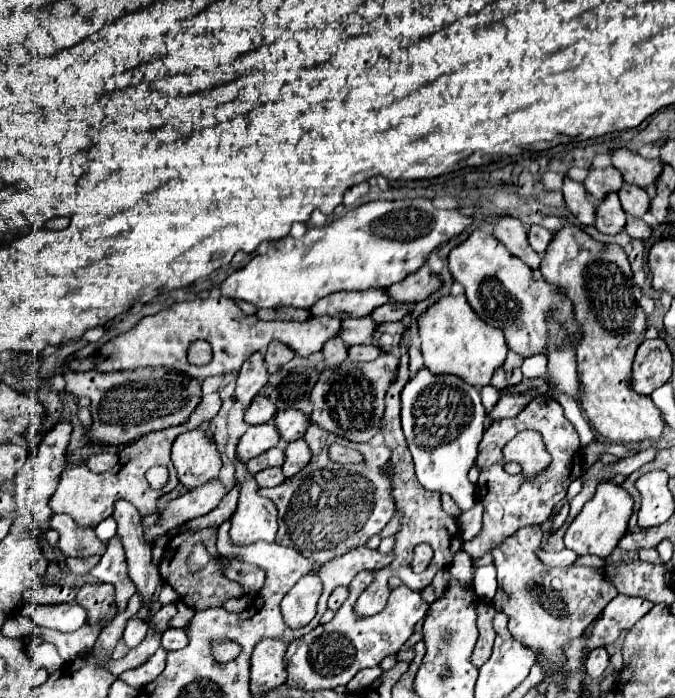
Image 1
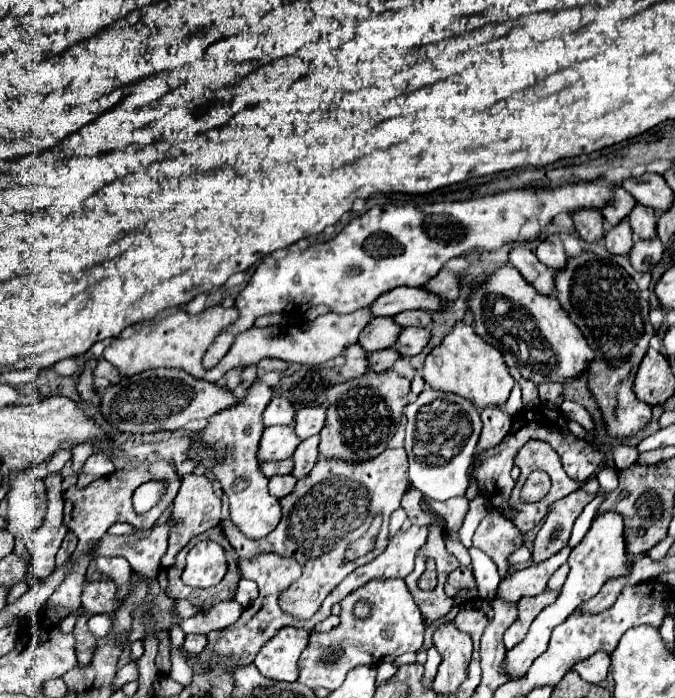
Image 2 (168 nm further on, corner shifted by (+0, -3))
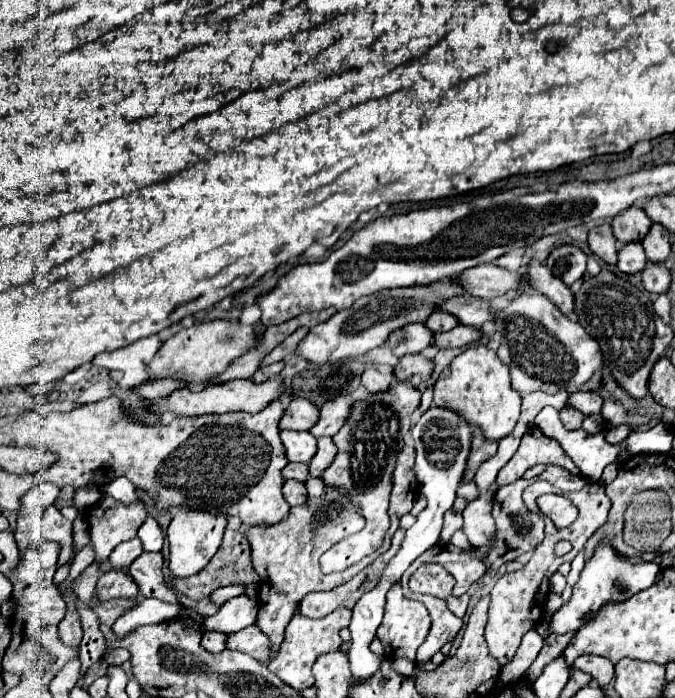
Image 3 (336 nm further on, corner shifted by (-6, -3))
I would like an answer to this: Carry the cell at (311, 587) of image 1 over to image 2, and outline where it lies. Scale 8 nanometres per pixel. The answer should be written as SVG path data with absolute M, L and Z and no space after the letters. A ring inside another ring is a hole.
M386 449L376 459L360 465L342 463L336 459L318 459L312 473L300 479L286 499L280 499L282 519L276 531L272 531L268 537L251 540L245 537L230 519L221 522L222 530L232 547L238 551L240 559L254 559L262 553L276 553L280 557L292 557L300 563L300 579L296 579L290 587L280 593L278 603L282 611L300 619L310 619L320 609L328 593L334 591L338 583L346 575L350 575L350 571L366 565L386 549L390 515L400 507L400 499L410 485L406 471L408 461L404 449ZM376 513L382 513L384 519L380 535L376 539L376 549L366 557L346 561L346 545L368 531Z

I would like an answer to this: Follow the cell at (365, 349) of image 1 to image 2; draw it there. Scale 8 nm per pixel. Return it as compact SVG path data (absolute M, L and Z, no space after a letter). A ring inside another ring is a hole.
M384 349L384 351L374 351L370 353L370 369L376 371L376 373L382 373L382 371L388 371L392 369L394 361L400 359L402 355L396 351L396 349Z

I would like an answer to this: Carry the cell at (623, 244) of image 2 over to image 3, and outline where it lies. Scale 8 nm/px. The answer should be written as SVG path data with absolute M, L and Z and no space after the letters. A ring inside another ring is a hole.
M630 241L618 251L618 271L622 273L638 273L646 265L646 255L640 241Z

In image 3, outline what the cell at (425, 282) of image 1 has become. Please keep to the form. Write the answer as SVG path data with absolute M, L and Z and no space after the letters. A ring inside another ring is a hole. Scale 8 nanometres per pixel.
M486 263L486 265L466 269L460 275L458 283L468 295L474 295L480 299L494 299L508 291L516 291L522 279L524 275L510 273L492 263Z

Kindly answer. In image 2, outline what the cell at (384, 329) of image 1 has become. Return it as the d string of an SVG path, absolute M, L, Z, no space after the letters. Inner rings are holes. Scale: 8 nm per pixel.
M404 327L400 333L396 349L404 357L414 357L428 345L430 337L432 337L432 333L424 327Z

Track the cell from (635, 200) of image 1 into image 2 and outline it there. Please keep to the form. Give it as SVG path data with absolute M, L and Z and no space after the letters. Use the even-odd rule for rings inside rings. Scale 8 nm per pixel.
M636 205L628 217L628 223L638 239L656 237L656 215L652 209L648 209L644 205Z

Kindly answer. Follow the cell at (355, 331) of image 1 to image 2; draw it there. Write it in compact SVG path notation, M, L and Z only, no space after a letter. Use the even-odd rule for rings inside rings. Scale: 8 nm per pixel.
M376 317L360 335L360 345L368 353L390 349L396 345L400 331L402 327L394 321L394 317Z

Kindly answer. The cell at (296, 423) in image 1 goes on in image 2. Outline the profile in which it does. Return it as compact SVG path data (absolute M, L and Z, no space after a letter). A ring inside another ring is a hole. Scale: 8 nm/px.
M306 407L296 413L296 435L308 439L318 435L326 423L326 407Z

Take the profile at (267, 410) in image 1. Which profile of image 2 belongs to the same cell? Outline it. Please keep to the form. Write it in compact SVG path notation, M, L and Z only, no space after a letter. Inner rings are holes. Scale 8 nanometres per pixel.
M274 397L262 417L264 417L264 425L272 427L272 425L292 425L294 415L296 415L296 409L292 407L292 403L288 403L288 399Z

